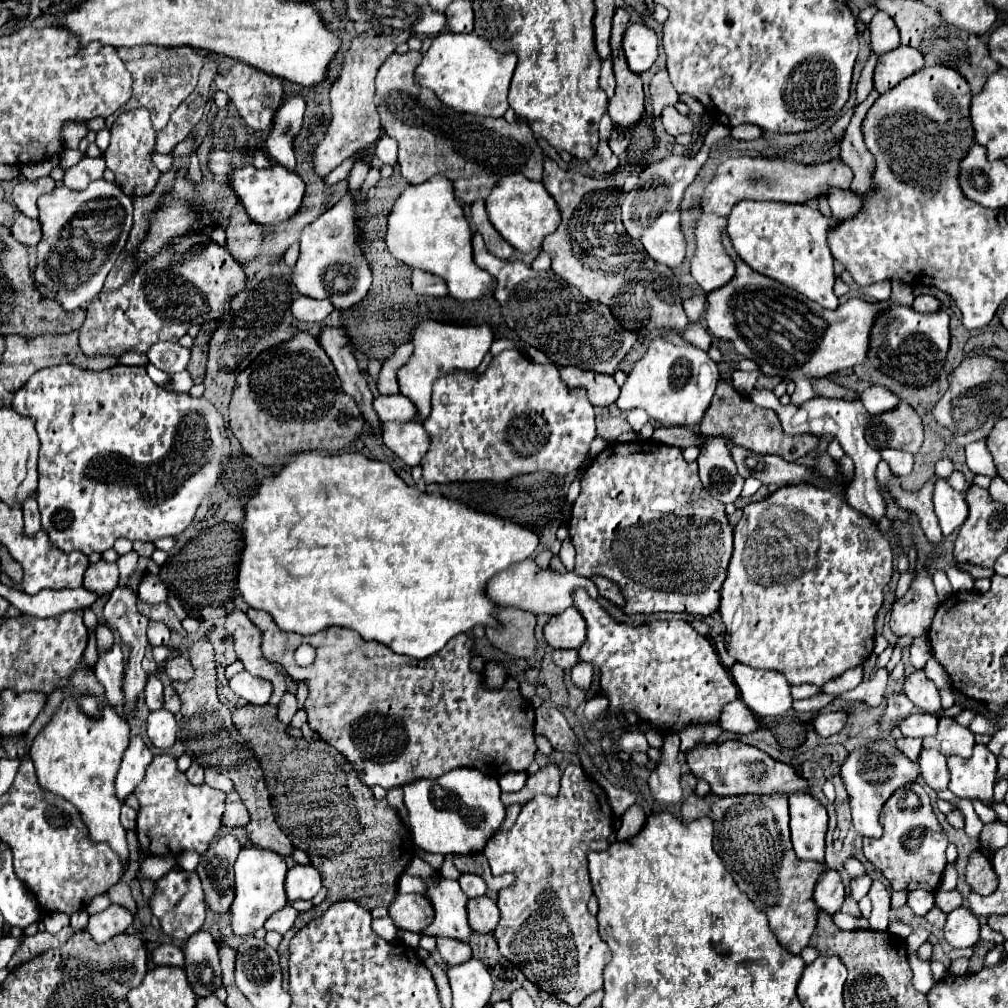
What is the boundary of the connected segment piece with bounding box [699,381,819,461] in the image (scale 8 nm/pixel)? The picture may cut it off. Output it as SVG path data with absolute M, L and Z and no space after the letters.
M721 381L717 385L717 393L713 397L713 405L709 407L709 413L705 413L705 421L701 421L699 431L703 435L721 435L729 433L733 437L735 445L761 453L761 455L779 455L785 461L797 461L811 451L815 453L819 447L819 439L813 435L787 435L781 427L781 421L773 409L763 409L755 405L751 399L745 399L743 393L737 393L731 383Z

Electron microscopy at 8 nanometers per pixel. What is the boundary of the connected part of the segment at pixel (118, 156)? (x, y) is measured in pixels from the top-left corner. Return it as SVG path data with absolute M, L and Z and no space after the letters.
M131 109L127 113L121 113L113 121L111 143L103 157L107 161L107 167L115 173L115 183L129 197L149 193L161 175L161 171L151 163L151 157L149 157L153 153L153 147L155 147L155 131L151 127L147 109Z

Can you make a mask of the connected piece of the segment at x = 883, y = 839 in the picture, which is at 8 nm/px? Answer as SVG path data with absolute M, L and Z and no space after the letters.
M917 781L897 789L893 797L889 797L881 809L881 825L883 835L877 839L863 839L865 857L883 871L889 879L891 889L895 891L913 891L927 889L935 891L941 883L945 869L945 849L947 849L947 833L941 829L929 795L923 785Z

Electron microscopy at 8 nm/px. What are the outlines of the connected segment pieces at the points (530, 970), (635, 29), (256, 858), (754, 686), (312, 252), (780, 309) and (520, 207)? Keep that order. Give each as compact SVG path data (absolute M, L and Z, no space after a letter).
M567 765L561 775L559 795L555 799L549 795L537 795L533 801L525 803L515 825L505 835L501 833L489 839L483 849L491 871L509 871L515 875L515 883L501 889L497 899L501 921L493 931L493 937L499 943L501 955L509 959L529 981L569 1005L579 1005L587 993L603 987L603 969L611 961L611 951L597 931L597 917L593 917L587 909L587 901L593 895L587 853L605 851L611 835L613 811L607 793L579 765Z
M633 23L627 27L623 37L623 51L627 57L627 65L633 73L643 73L655 63L659 55L657 47L659 47L659 39L655 31L649 29L647 25Z
M243 847L235 861L235 901L231 905L231 923L235 935L251 935L261 929L269 915L285 907L285 875L287 875L285 859L269 849Z
M735 663L731 667L731 675L739 687L741 699L757 717L781 715L791 709L791 685L783 673Z
M359 161L349 175L349 189L345 197L309 223L301 233L301 255L293 269L293 283L297 291L313 299L329 299L337 309L347 309L359 303L371 287L371 269L357 245L357 215L355 195L367 177L369 165Z
M725 233L721 235L721 243L735 261L735 275L721 289L715 289L707 295L707 327L713 335L733 341L735 349L747 359L759 363L765 375L779 375L795 381L797 387L791 395L791 403L797 407L815 397L809 385L811 377L825 377L827 373L855 367L867 359L871 329L883 311L891 309L893 305L911 307L915 299L909 285L893 281L891 299L885 303L867 303L859 297L853 297L835 311L829 311L809 301L805 295L749 269L741 257L737 257Z
M519 173L501 177L493 185L491 195L485 199L485 207L487 207L489 221L497 229L497 233L521 253L539 249L543 239L551 235L561 221L559 209L553 197L547 193L547 189L541 183L533 183L527 177L521 177Z

